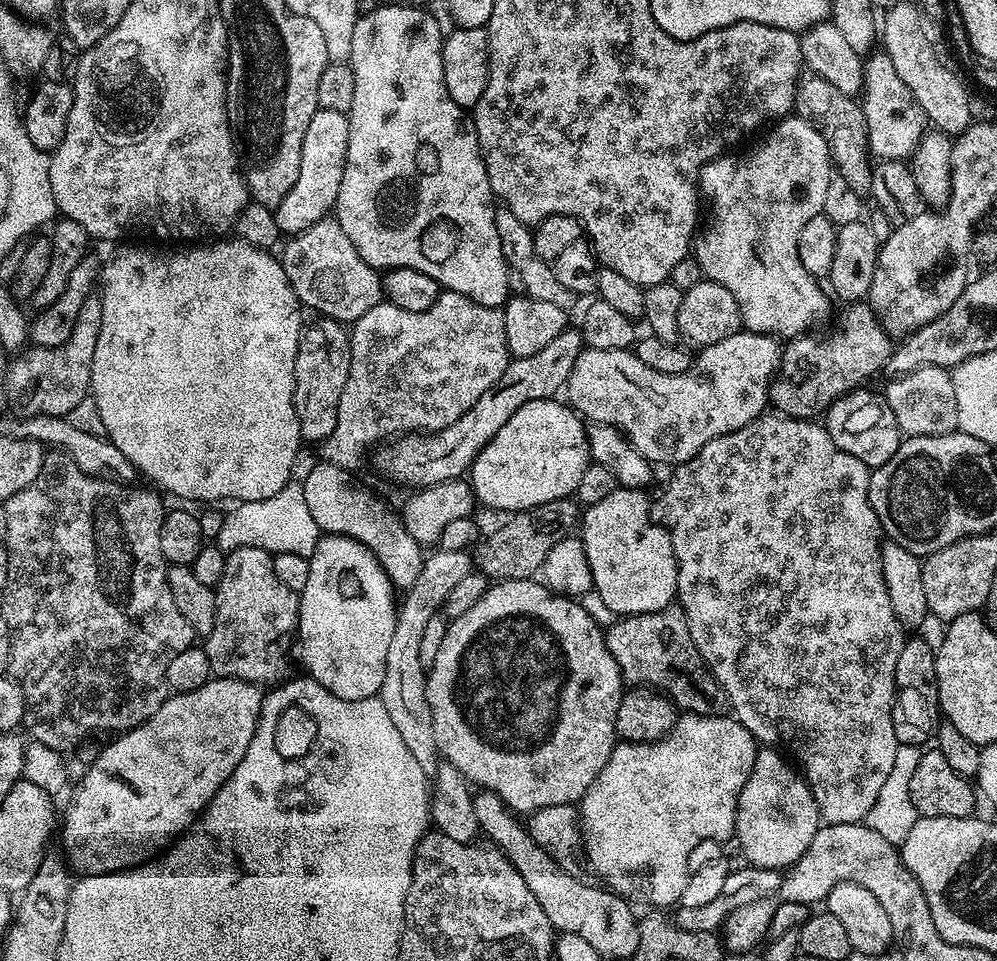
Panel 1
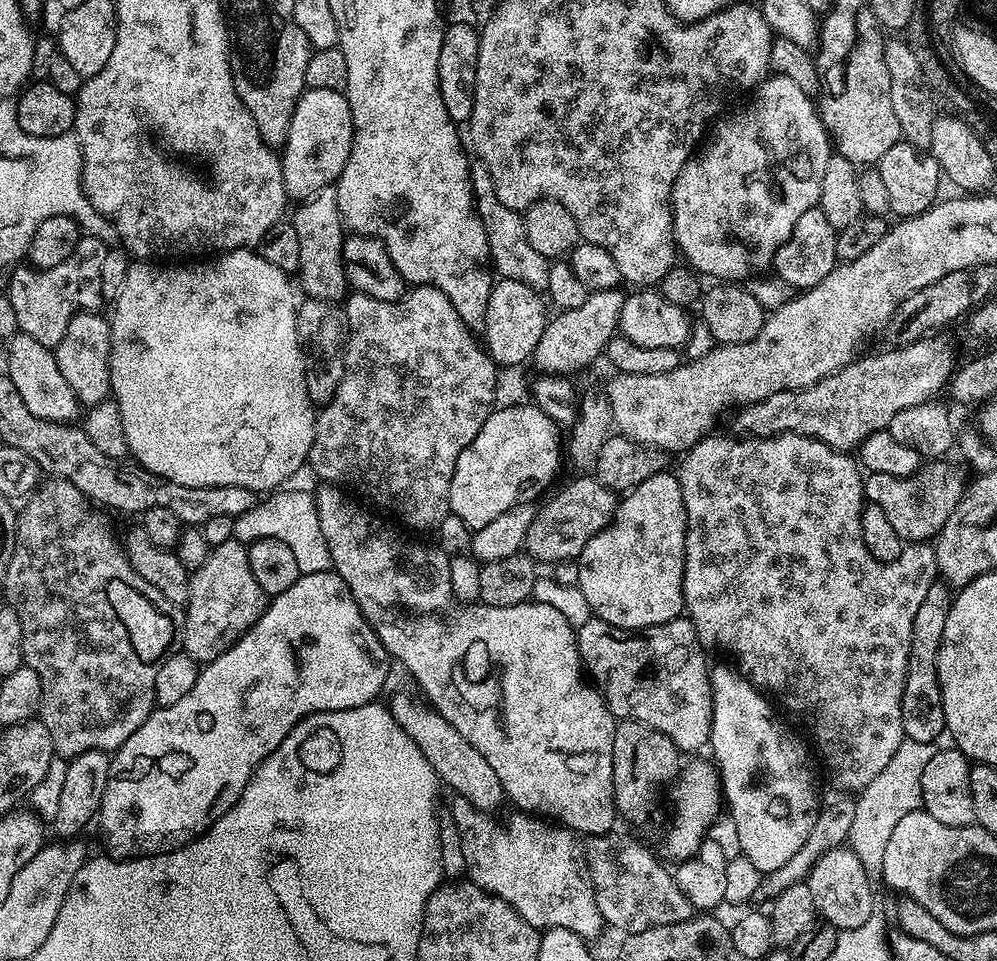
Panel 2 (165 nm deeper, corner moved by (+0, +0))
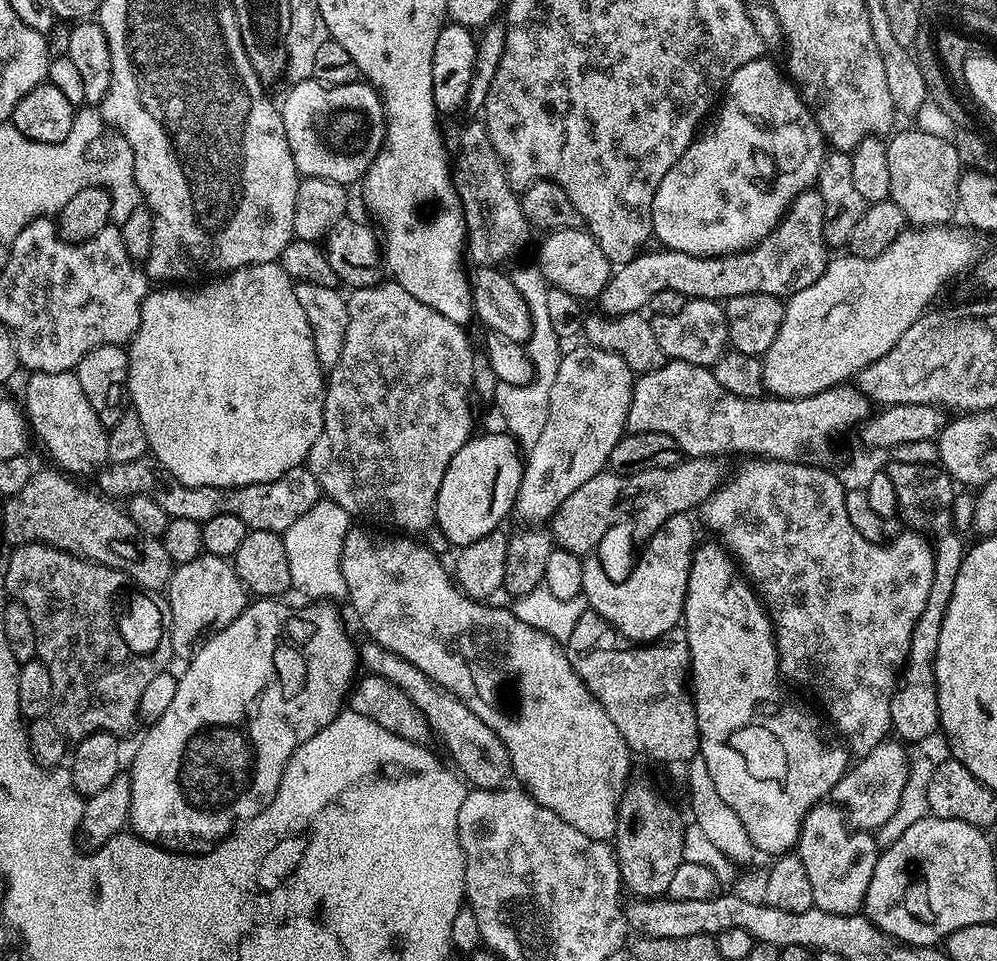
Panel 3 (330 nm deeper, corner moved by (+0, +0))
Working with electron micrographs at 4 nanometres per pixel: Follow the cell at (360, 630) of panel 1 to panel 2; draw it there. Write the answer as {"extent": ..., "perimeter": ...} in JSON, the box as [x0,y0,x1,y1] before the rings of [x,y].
{"extent":[98,570,390,858],"perimeter":[[[334,570],[318,574],[301,574],[298,582],[290,586],[290,590],[271,597],[268,607],[264,609],[258,622],[238,643],[201,667],[198,682],[194,682],[194,690],[190,690],[186,698],[174,702],[174,706],[157,707],[146,718],[146,722],[142,722],[142,726],[138,726],[138,730],[134,730],[134,734],[126,738],[122,747],[116,749],[111,757],[112,765],[106,782],[106,794],[102,794],[98,813],[100,832],[104,835],[105,846],[109,848],[105,849],[116,858],[158,856],[162,852],[173,852],[176,848],[182,848],[191,840],[197,840],[208,831],[211,824],[218,822],[222,814],[229,812],[240,800],[242,790],[246,790],[258,766],[284,741],[286,734],[290,734],[290,730],[299,720],[303,720],[305,716],[312,716],[315,712],[350,710],[373,703],[388,680],[388,664],[390,665],[390,657],[387,648],[384,647],[375,630],[368,625],[368,619],[362,614],[354,594],[339,574]]]}

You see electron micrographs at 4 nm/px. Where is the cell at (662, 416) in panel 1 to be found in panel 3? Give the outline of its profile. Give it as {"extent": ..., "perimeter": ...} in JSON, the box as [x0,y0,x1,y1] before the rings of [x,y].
{"extent":[762,223,981,400],"perimeter":[[[951,223],[935,224],[929,228],[912,226],[900,232],[898,238],[894,238],[894,242],[890,242],[890,246],[874,258],[840,254],[844,256],[837,260],[836,257],[829,259],[826,270],[814,286],[806,286],[806,290],[798,290],[787,297],[778,338],[770,342],[770,350],[762,357],[765,389],[781,400],[806,398],[851,381],[866,366],[870,366],[870,362],[885,356],[896,345],[898,338],[910,330],[912,323],[924,315],[931,305],[928,303],[939,294],[940,287],[959,272],[971,269],[980,259],[981,237],[971,227],[952,227]]]}

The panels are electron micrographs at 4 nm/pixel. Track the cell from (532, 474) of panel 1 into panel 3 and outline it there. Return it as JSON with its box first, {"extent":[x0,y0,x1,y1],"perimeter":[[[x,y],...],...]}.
{"extent":[435,431,524,546],"perimeter":[[[507,431],[479,436],[467,440],[462,450],[450,458],[446,478],[442,478],[442,486],[438,486],[435,527],[440,528],[454,546],[478,542],[478,538],[497,531],[503,525],[500,523],[513,511],[524,473],[521,449]]]}

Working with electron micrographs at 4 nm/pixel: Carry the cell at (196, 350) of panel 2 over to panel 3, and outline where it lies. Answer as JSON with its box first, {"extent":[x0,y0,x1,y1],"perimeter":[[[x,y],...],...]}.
{"extent":[127,262,326,488],"perimeter":[[[278,262],[270,264],[249,264],[247,268],[235,268],[233,272],[221,275],[213,284],[204,284],[201,288],[192,286],[160,286],[149,291],[140,308],[140,325],[136,335],[130,341],[128,353],[128,391],[127,399],[132,400],[131,407],[142,418],[142,430],[146,430],[146,442],[149,453],[161,468],[171,476],[178,478],[186,486],[218,486],[219,488],[237,488],[262,482],[274,482],[286,474],[286,470],[301,467],[307,461],[318,434],[322,434],[324,421],[324,389],[326,372],[318,362],[314,350],[314,338],[310,334],[310,322],[298,302],[296,284],[282,270]]]}

